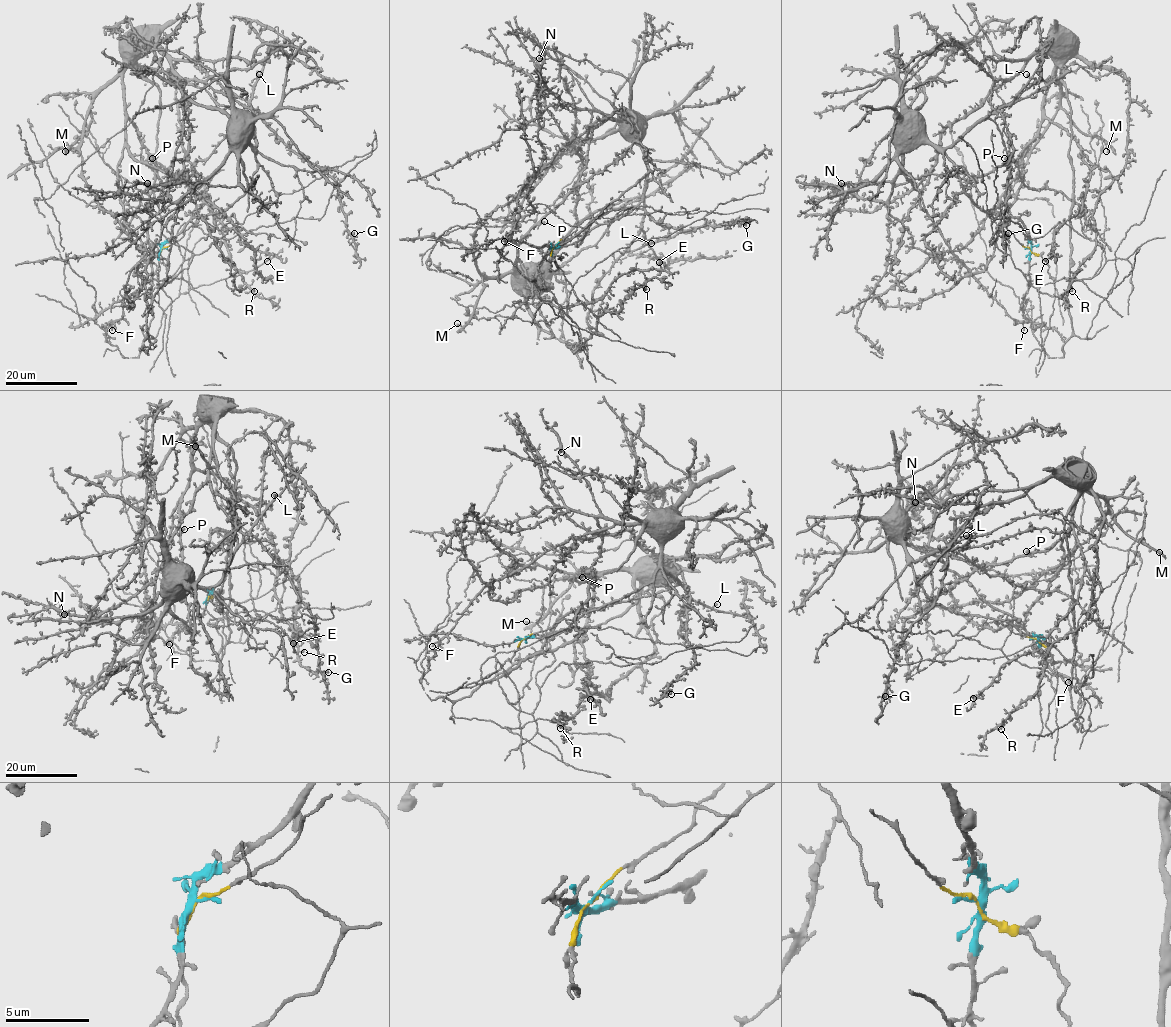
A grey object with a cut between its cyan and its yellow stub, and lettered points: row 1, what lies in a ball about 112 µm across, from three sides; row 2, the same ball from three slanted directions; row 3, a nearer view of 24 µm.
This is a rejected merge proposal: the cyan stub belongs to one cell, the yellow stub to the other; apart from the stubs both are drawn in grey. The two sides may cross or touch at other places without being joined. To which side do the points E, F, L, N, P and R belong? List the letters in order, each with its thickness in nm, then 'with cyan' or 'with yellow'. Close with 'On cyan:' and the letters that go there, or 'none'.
E: 320 nm | with yellow
F: 300 nm | with cyan
L: 400 nm | with cyan
N: 360 nm | with cyan
P: 420 nm | with yellow
R: 360 nm | with yellow
On cyan: F, L, N

